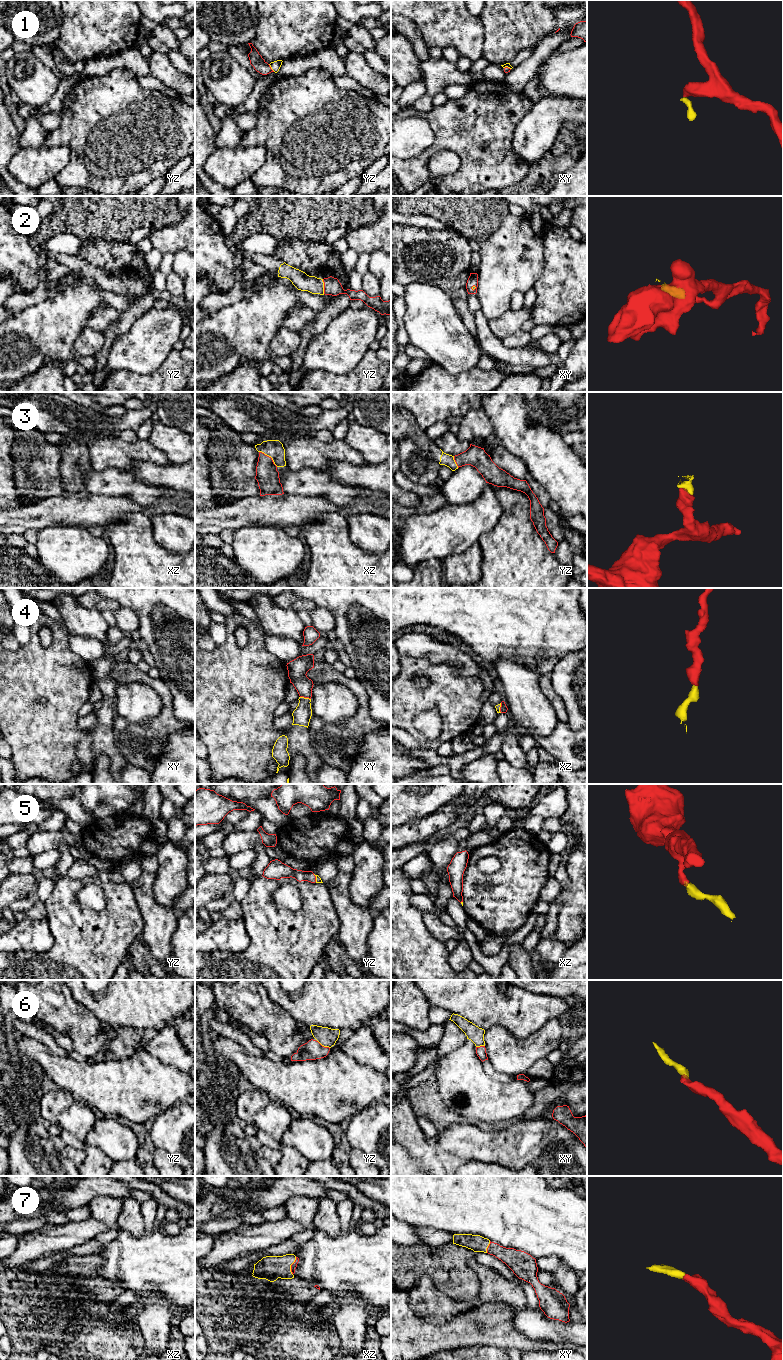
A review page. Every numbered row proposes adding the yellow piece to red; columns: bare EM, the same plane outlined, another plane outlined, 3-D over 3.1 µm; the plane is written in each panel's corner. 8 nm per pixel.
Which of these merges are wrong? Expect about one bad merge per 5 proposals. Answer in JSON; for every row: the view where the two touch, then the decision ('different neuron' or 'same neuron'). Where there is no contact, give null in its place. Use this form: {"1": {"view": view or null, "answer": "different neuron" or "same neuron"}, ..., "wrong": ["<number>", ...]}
{"1": {"view": "yz", "answer": "same neuron"}, "2": {"view": "yz", "answer": "same neuron"}, "3": {"view": "xz", "answer": "same neuron"}, "4": {"view": "xy", "answer": "same neuron"}, "5": {"view": "yz", "answer": "same neuron"}, "6": {"view": "yz", "answer": "same neuron"}, "7": {"view": "xz", "answer": "same neuron"}, "wrong": []}

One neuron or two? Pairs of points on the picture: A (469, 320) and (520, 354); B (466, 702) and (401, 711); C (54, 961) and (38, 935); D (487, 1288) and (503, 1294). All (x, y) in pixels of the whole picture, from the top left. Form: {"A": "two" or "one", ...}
{"A": "two", "B": "one", "C": "two", "D": "one"}

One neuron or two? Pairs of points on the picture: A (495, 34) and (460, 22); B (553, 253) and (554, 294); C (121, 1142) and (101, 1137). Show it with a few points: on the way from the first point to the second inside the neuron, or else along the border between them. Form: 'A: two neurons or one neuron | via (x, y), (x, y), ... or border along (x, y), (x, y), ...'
A: two neurons | border along (478, 16), (482, 24), (483, 33), (482, 54)
B: one neuron | via (554, 263), (554, 284)
C: one neuron | via (116, 1140), (106, 1137)

